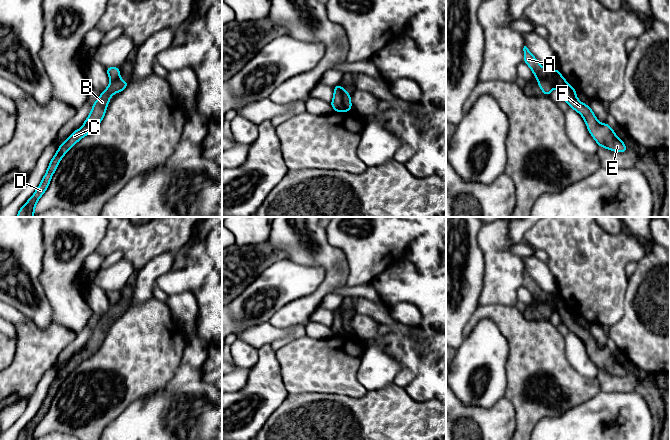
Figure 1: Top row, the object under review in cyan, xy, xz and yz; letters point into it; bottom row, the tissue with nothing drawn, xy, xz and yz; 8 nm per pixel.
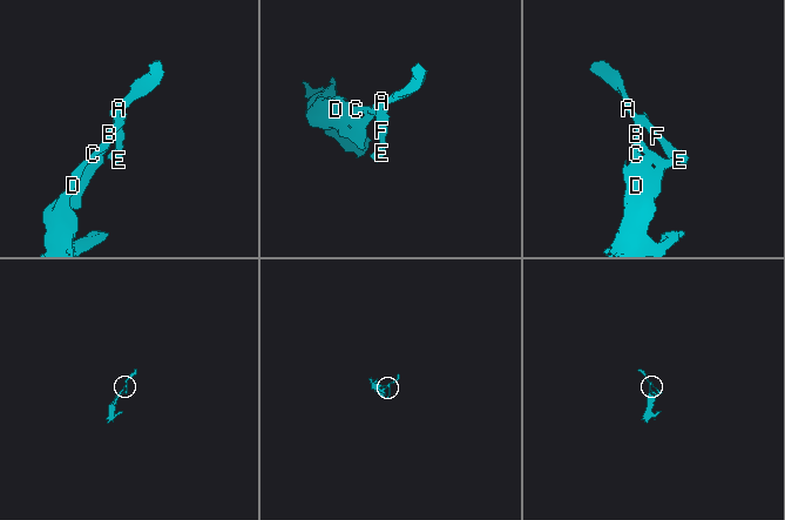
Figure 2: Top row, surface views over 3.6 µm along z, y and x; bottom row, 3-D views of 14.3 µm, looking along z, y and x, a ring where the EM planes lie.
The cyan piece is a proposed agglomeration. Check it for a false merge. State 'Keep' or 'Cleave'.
Cleave

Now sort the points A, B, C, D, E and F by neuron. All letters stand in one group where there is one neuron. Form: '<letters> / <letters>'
A E F / B C D

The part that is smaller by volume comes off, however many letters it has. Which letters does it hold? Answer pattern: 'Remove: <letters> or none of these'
Remove: A, E, F

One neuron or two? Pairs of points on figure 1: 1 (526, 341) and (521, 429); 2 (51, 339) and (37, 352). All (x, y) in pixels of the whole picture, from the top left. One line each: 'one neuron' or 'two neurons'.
1: one neuron
2: one neuron

